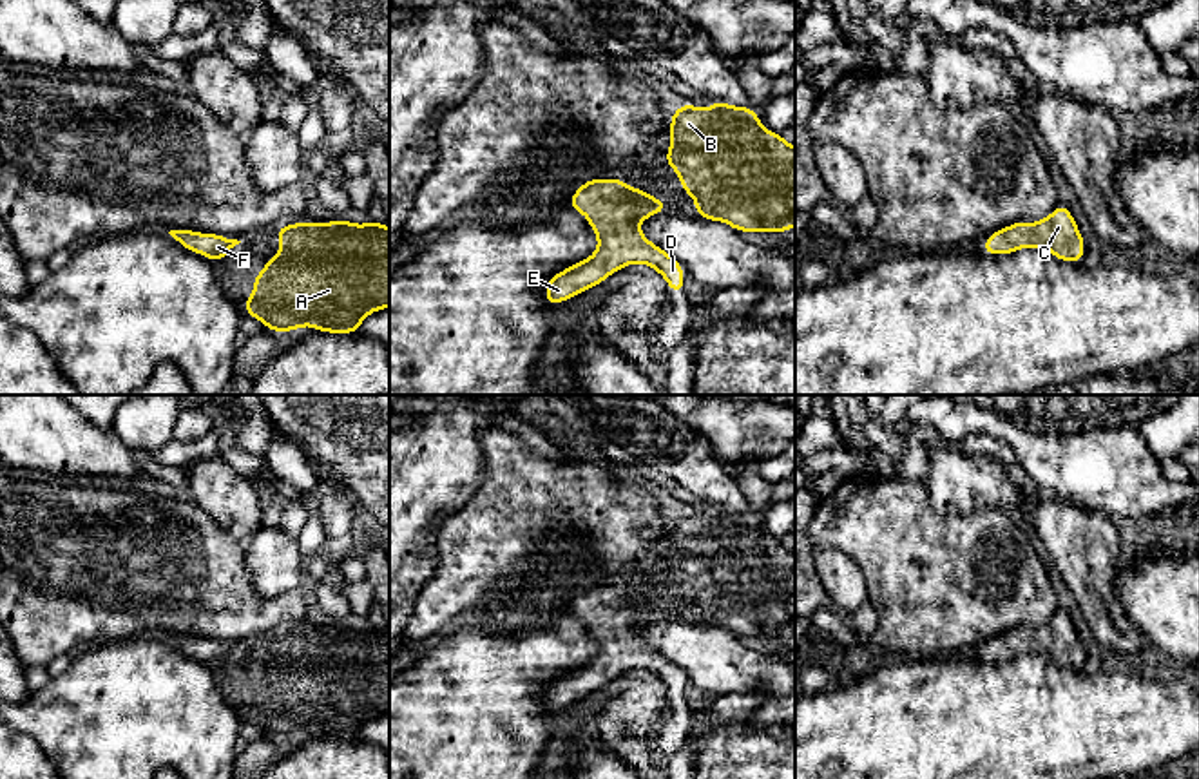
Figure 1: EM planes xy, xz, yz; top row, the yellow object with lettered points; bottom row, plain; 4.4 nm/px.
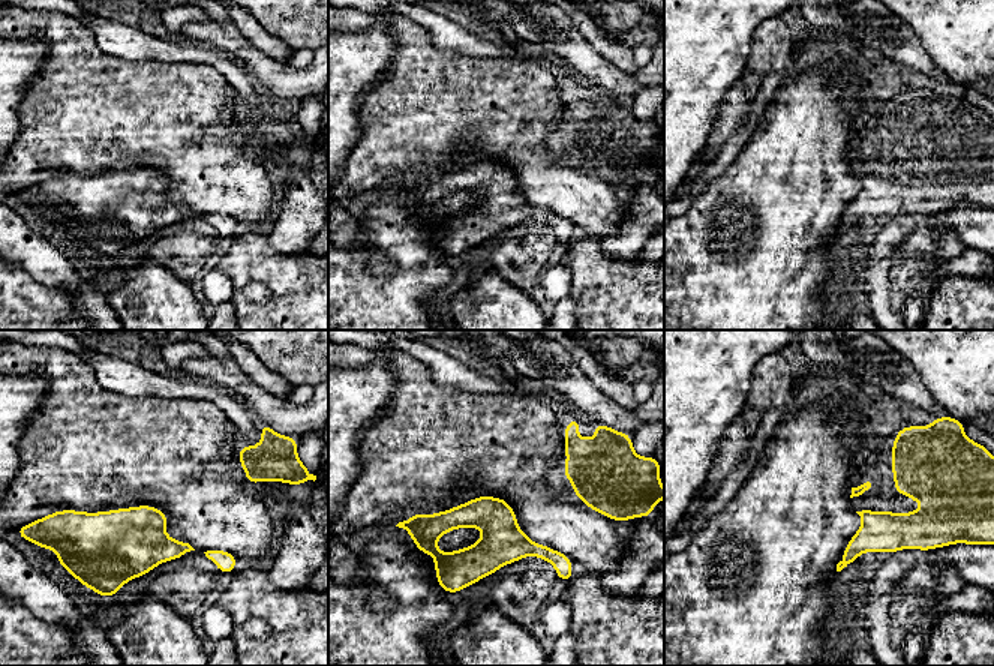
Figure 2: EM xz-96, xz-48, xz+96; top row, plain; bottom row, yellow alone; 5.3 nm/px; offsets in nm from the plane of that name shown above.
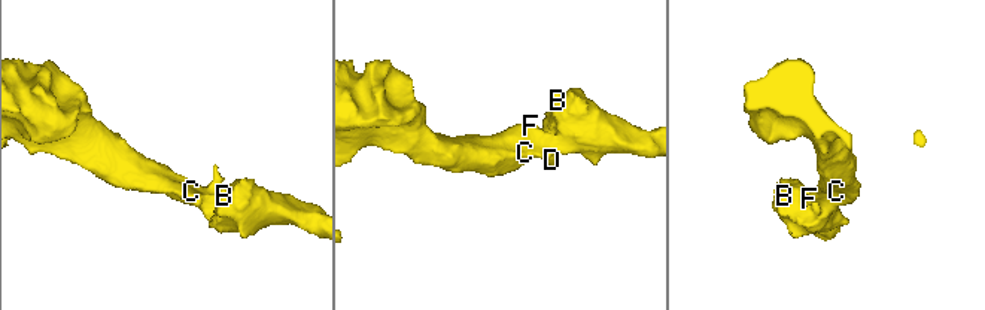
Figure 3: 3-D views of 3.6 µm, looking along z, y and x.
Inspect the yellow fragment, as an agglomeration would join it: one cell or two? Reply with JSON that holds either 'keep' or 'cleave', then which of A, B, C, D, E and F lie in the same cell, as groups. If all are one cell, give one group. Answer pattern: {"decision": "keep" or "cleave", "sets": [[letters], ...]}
{"decision": "keep", "sets": [["A", "B", "C", "D", "E", "F"]]}

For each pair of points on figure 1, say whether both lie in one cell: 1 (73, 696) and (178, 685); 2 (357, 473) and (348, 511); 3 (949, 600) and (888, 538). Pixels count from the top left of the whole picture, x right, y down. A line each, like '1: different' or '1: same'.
1: same
2: different
3: same

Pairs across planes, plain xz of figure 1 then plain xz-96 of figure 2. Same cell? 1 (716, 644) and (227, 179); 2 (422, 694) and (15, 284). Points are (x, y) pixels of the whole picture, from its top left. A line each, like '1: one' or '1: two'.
1: one
2: one

